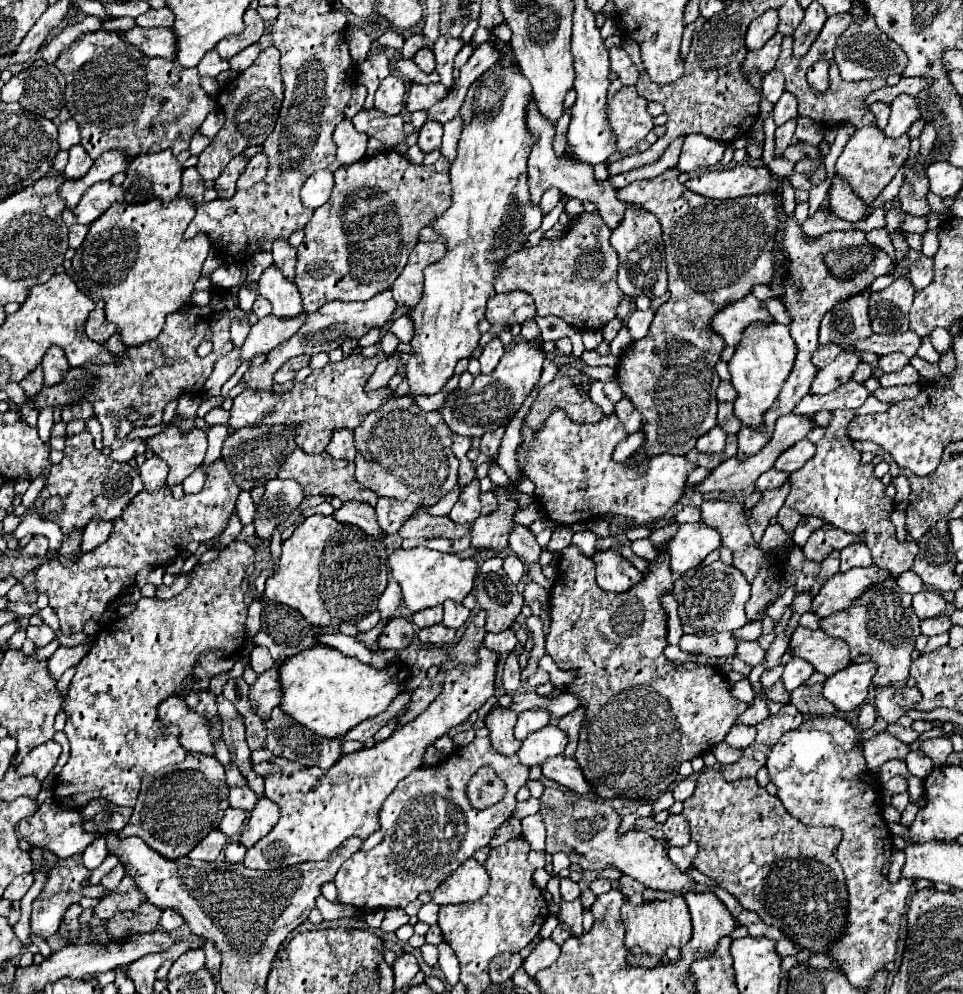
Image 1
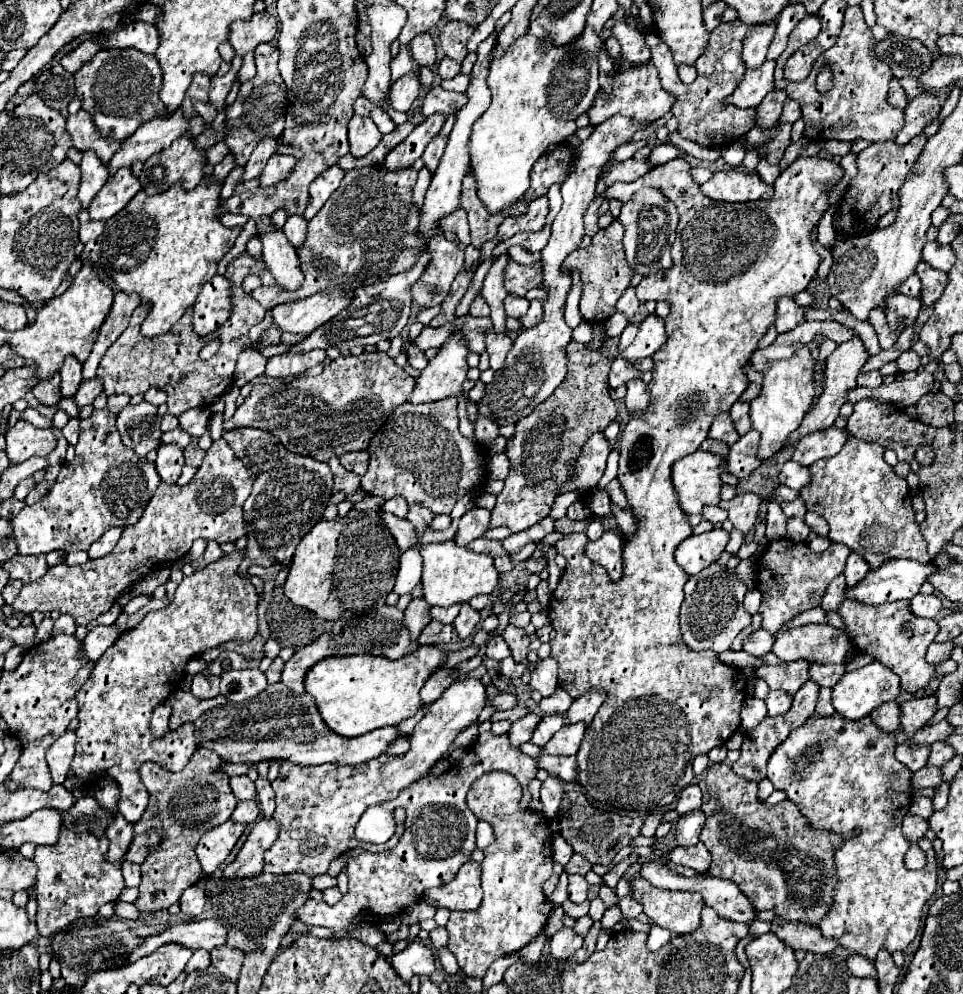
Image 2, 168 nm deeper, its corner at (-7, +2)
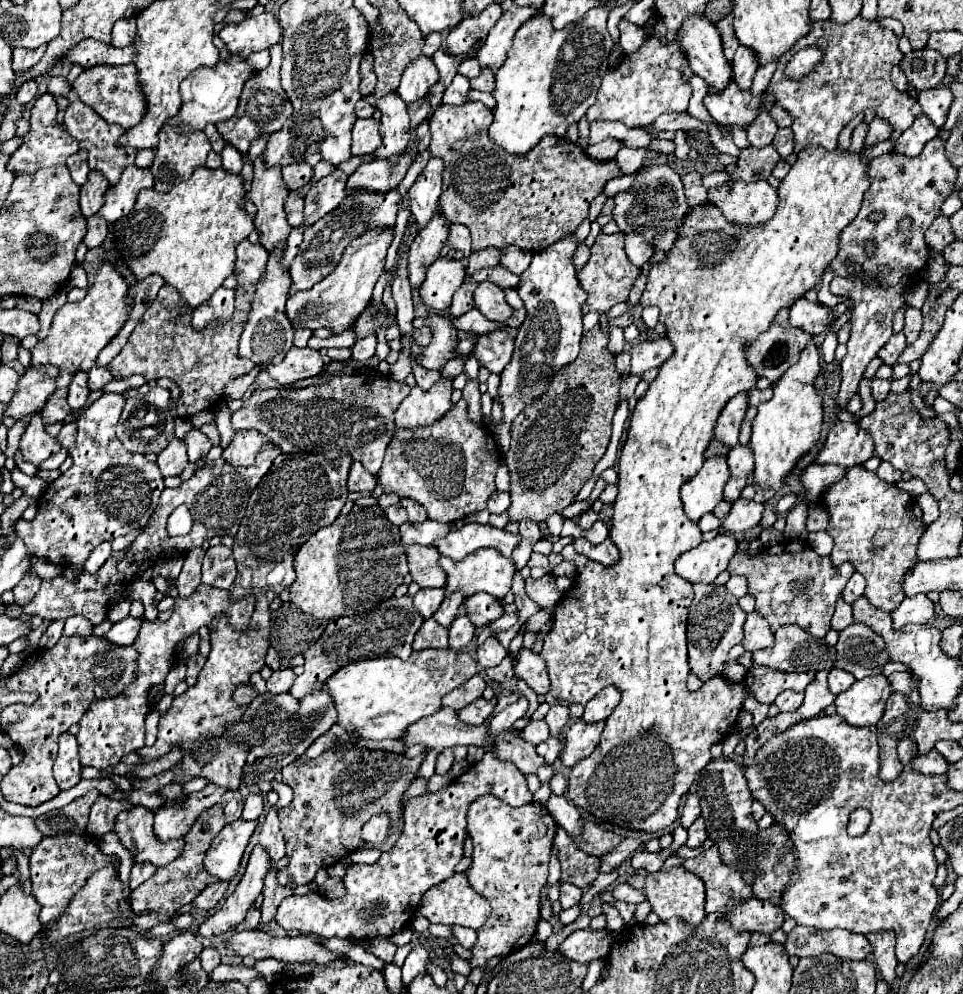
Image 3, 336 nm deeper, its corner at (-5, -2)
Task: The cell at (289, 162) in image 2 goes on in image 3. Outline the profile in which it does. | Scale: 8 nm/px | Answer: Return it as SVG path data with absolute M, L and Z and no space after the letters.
M299 162L299 164L291 164L291 166L283 166L281 176L283 176L283 182L285 182L287 190L293 192L293 190L301 188L305 182L311 180L313 168L305 162Z

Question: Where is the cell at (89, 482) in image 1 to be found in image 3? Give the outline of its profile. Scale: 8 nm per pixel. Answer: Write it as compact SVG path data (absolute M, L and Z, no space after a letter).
M103 394L97 402L93 402L89 408L85 408L81 420L77 422L77 442L75 448L69 450L73 458L73 466L61 474L55 482L49 484L47 490L51 490L51 496L43 496L43 502L39 504L37 516L27 522L19 518L15 522L17 536L23 540L27 546L29 556L39 556L47 558L53 564L83 564L89 552L101 544L103 540L115 540L117 536L123 536L131 530L143 528L147 520L151 518L151 512L155 510L155 504L159 502L159 494L163 492L163 476L159 472L157 462L149 462L141 454L131 454L123 448L119 438L115 436L115 426L119 420L119 414L123 410L125 396L123 394Z

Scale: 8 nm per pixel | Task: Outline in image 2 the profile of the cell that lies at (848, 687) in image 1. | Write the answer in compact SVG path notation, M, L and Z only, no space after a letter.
M873 662L861 670L853 670L847 672L837 686L833 688L833 706L837 714L841 714L843 718L849 720L861 720L865 716L869 716L873 710L877 710L881 704L897 700L901 692L897 674L891 672L887 666L883 666L881 662Z

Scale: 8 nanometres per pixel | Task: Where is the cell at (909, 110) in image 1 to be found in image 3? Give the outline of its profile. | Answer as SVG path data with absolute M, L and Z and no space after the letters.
M921 114L915 118L913 126L897 138L895 152L905 156L917 156L923 150L923 144L927 144L937 134L939 134L939 128L925 114Z

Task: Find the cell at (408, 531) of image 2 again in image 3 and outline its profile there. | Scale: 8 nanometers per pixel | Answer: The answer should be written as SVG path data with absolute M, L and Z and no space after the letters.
M433 544L407 546L409 574L413 576L413 582L417 582L421 588L441 588L445 584L445 576L443 570L437 566L437 560L439 560L439 550Z

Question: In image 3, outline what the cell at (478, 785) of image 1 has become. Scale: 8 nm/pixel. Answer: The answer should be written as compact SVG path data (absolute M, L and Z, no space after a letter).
M485 794L473 800L467 810L467 832L473 840L475 850L473 850L473 864L467 868L465 874L469 878L471 888L479 892L483 898L487 898L491 904L491 914L487 922L477 930L477 942L471 948L469 964L473 970L475 968L485 970L491 958L513 954L515 950L529 944L535 934L539 922L539 892L549 876L549 856L551 856L557 824L547 812L547 808L541 804L531 802L529 806L513 808L505 800L499 800L493 794Z

